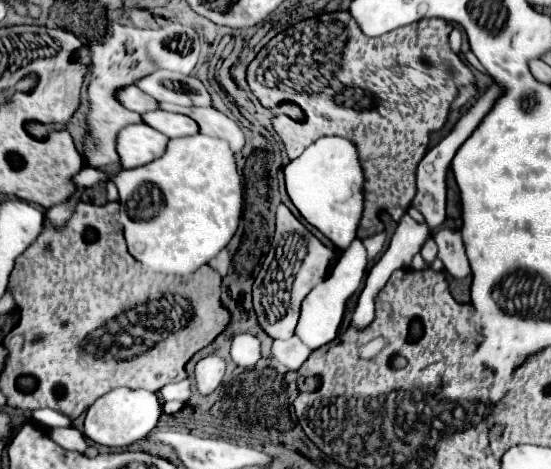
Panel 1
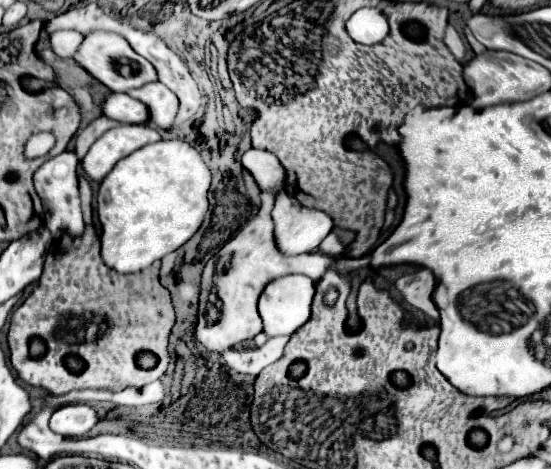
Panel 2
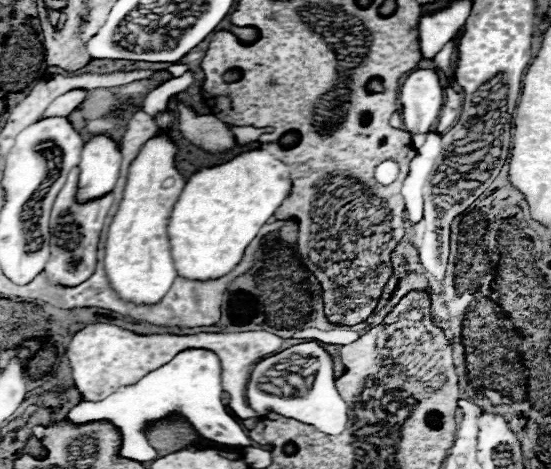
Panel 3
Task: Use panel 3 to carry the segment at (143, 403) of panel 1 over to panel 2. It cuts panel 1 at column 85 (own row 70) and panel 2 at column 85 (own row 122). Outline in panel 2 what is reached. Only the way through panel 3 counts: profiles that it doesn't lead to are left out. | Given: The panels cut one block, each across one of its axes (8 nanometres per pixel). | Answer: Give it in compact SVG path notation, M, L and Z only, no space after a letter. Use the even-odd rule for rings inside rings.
M68 404L50 416L50 428L64 438L82 438L96 424L96 410L88 404Z

